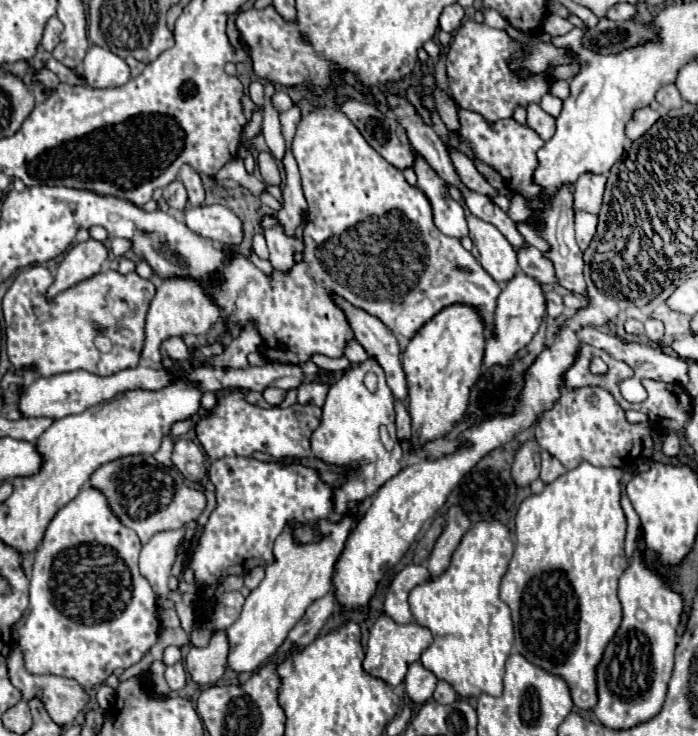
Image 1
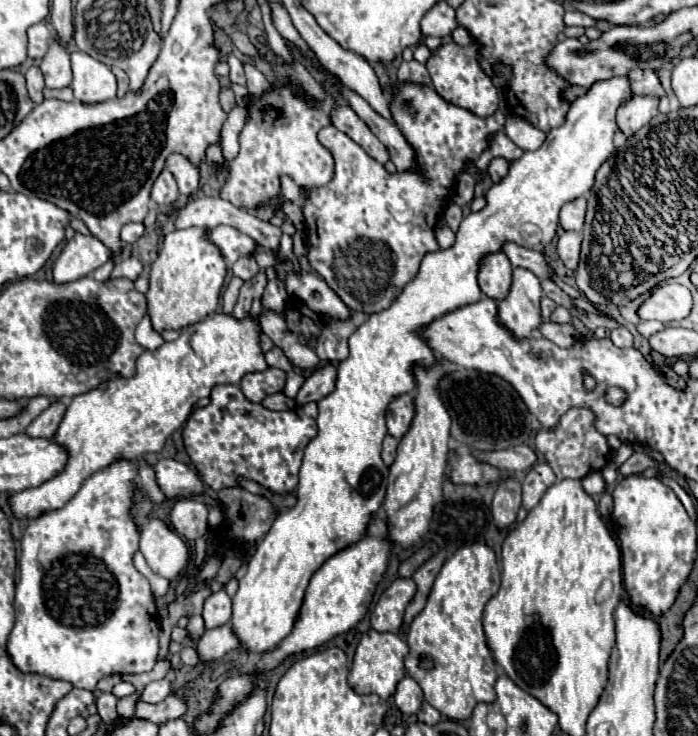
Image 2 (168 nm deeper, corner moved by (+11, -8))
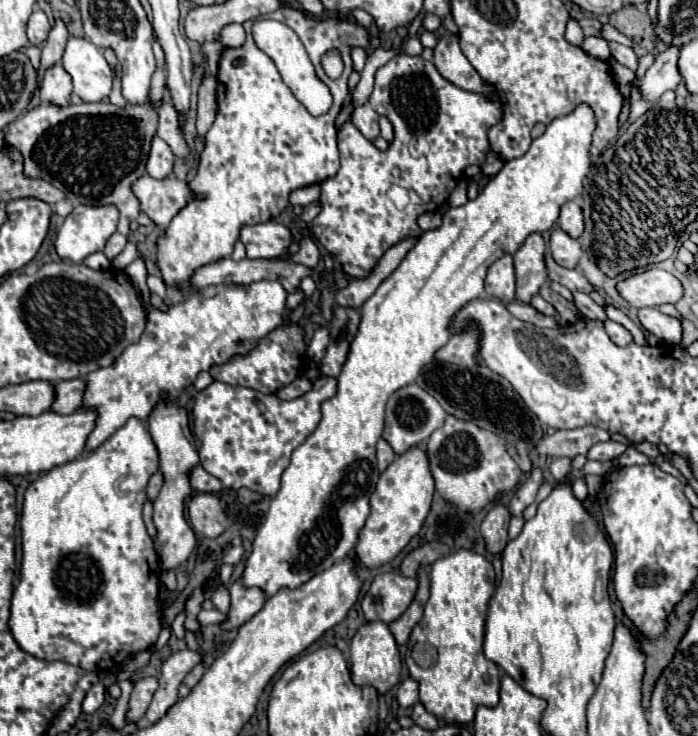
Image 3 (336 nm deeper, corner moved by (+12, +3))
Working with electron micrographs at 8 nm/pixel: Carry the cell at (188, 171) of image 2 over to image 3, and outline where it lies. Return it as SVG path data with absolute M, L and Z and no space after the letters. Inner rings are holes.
M162 101L162 105L160 105L156 135L170 145L170 149L174 151L174 155L186 157L190 153L188 145L184 141L184 133L178 127L178 121L176 121L176 109L170 105L170 101Z

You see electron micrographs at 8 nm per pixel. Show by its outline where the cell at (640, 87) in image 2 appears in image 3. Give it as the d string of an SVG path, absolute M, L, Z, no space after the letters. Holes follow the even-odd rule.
M608 41L608 47L610 47L610 51L612 51L612 57L618 61L618 63L622 63L622 65L626 65L628 69L632 69L632 71L636 71L636 55L634 55L634 51L630 49L630 47L626 47L626 45L620 45L620 43L614 43L614 41Z

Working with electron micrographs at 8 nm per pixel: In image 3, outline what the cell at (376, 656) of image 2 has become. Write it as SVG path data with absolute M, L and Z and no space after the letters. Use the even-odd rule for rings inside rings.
M372 621L372 623L364 623L356 635L352 637L350 643L350 673L352 673L352 681L356 685L372 685L378 693L388 693L390 689L394 689L400 683L400 653L398 653L398 645L388 629L388 625L384 625L382 621Z

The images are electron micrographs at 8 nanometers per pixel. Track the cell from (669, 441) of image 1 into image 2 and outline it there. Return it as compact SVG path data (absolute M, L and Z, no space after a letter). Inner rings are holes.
M633 452L633 456L621 466L621 474L623 476L631 476L631 474L641 474L645 468L651 468L651 466L657 466L657 462L645 454L645 452Z

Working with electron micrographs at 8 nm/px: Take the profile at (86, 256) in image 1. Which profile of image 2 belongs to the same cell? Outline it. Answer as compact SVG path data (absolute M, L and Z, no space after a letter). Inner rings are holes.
M75 234L53 264L53 282L65 284L93 274L111 258L111 250L95 236Z

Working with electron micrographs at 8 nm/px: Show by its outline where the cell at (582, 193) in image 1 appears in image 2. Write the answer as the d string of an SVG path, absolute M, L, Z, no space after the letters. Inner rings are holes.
M583 196L567 202L567 204L561 208L561 214L559 214L559 222L561 222L563 230L581 232L583 220L585 220L585 210L587 210L587 200L585 200Z

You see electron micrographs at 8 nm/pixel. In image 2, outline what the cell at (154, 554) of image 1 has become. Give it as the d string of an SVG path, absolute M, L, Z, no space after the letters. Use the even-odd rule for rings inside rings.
M157 518L143 526L139 550L143 552L149 568L167 580L177 578L187 564L185 542Z

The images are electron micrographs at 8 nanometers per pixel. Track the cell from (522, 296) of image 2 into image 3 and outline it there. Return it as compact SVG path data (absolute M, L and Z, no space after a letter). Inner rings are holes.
M532 233L514 253L514 269L516 269L516 297L520 303L528 303L532 295L546 283L546 241L540 233Z

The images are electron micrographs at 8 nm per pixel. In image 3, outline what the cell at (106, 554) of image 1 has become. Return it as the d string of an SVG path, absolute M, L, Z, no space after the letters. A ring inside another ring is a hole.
M130 417L126 421L124 427L120 427L112 437L108 437L100 447L96 447L94 451L82 455L80 459L74 459L66 465L58 465L52 467L50 471L46 471L44 475L40 475L36 481L32 481L24 493L24 507L22 507L22 517L20 517L20 529L22 529L22 569L20 569L20 583L14 589L12 595L12 615L10 615L10 629L12 635L16 639L16 643L20 645L20 649L24 649L26 653L38 657L38 659L46 659L46 661L64 661L64 663L72 663L72 665L80 665L84 671L102 671L102 669L112 669L112 667L120 667L126 659L130 659L132 655L146 651L156 639L158 633L162 631L160 625L160 601L158 601L158 555L154 551L154 541L146 531L146 525L142 521L142 503L146 499L146 485L152 473L158 471L158 449L150 437L148 425L138 419L138 417ZM126 477L126 481L122 481L122 489L128 491L130 495L120 497L114 491L114 483Z

